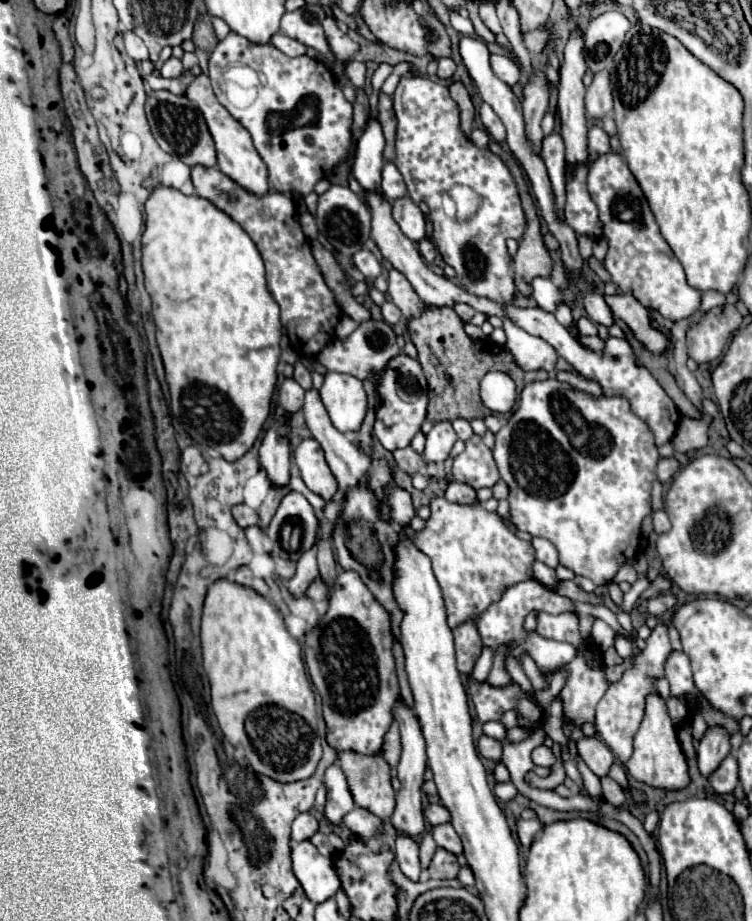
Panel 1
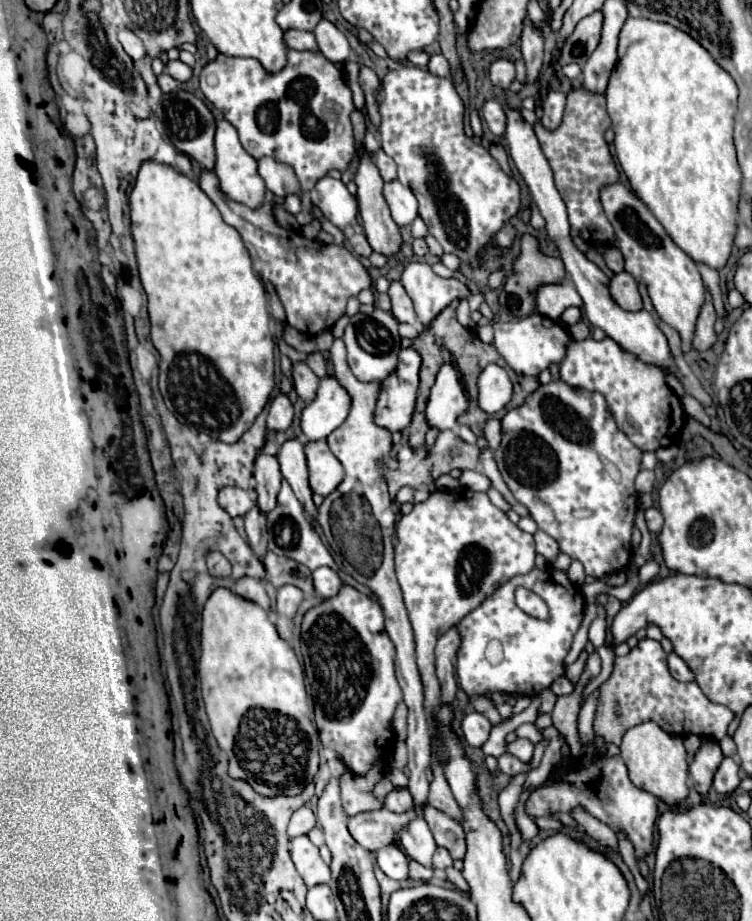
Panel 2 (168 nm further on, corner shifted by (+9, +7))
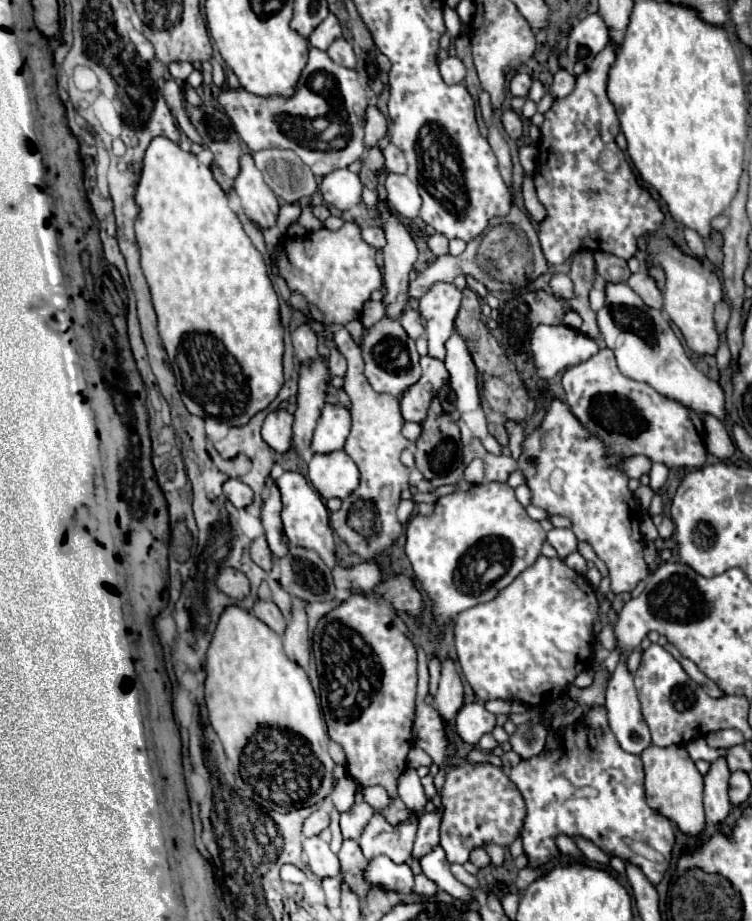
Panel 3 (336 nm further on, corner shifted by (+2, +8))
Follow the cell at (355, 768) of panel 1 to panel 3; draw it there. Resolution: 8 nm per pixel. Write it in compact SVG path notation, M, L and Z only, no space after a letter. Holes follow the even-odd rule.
M357 802L353 804L353 808L349 812L341 814L341 832L343 838L351 838L351 840L359 840L359 836L363 834L367 822L373 816L373 808L367 802Z

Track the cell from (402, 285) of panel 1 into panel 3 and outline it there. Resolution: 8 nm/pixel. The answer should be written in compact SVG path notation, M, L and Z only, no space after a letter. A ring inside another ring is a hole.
M407 308L407 310L403 312L403 316L401 316L401 326L405 328L407 336L413 338L413 340L417 340L417 338L425 332L425 328L423 328L423 324L421 324L421 318L419 318L419 312L415 312L413 308Z

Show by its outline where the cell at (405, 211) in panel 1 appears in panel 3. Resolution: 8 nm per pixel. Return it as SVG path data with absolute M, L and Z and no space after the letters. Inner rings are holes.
M387 172L385 190L389 194L389 204L397 210L397 214L405 220L415 220L421 208L421 196L417 192L415 182L411 182L405 174Z

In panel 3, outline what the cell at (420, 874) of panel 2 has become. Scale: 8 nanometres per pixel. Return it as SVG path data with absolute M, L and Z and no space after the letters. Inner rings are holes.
M417 874L415 876L415 892L419 896L425 896L425 898L433 898L437 894L437 886L425 876L425 874Z

